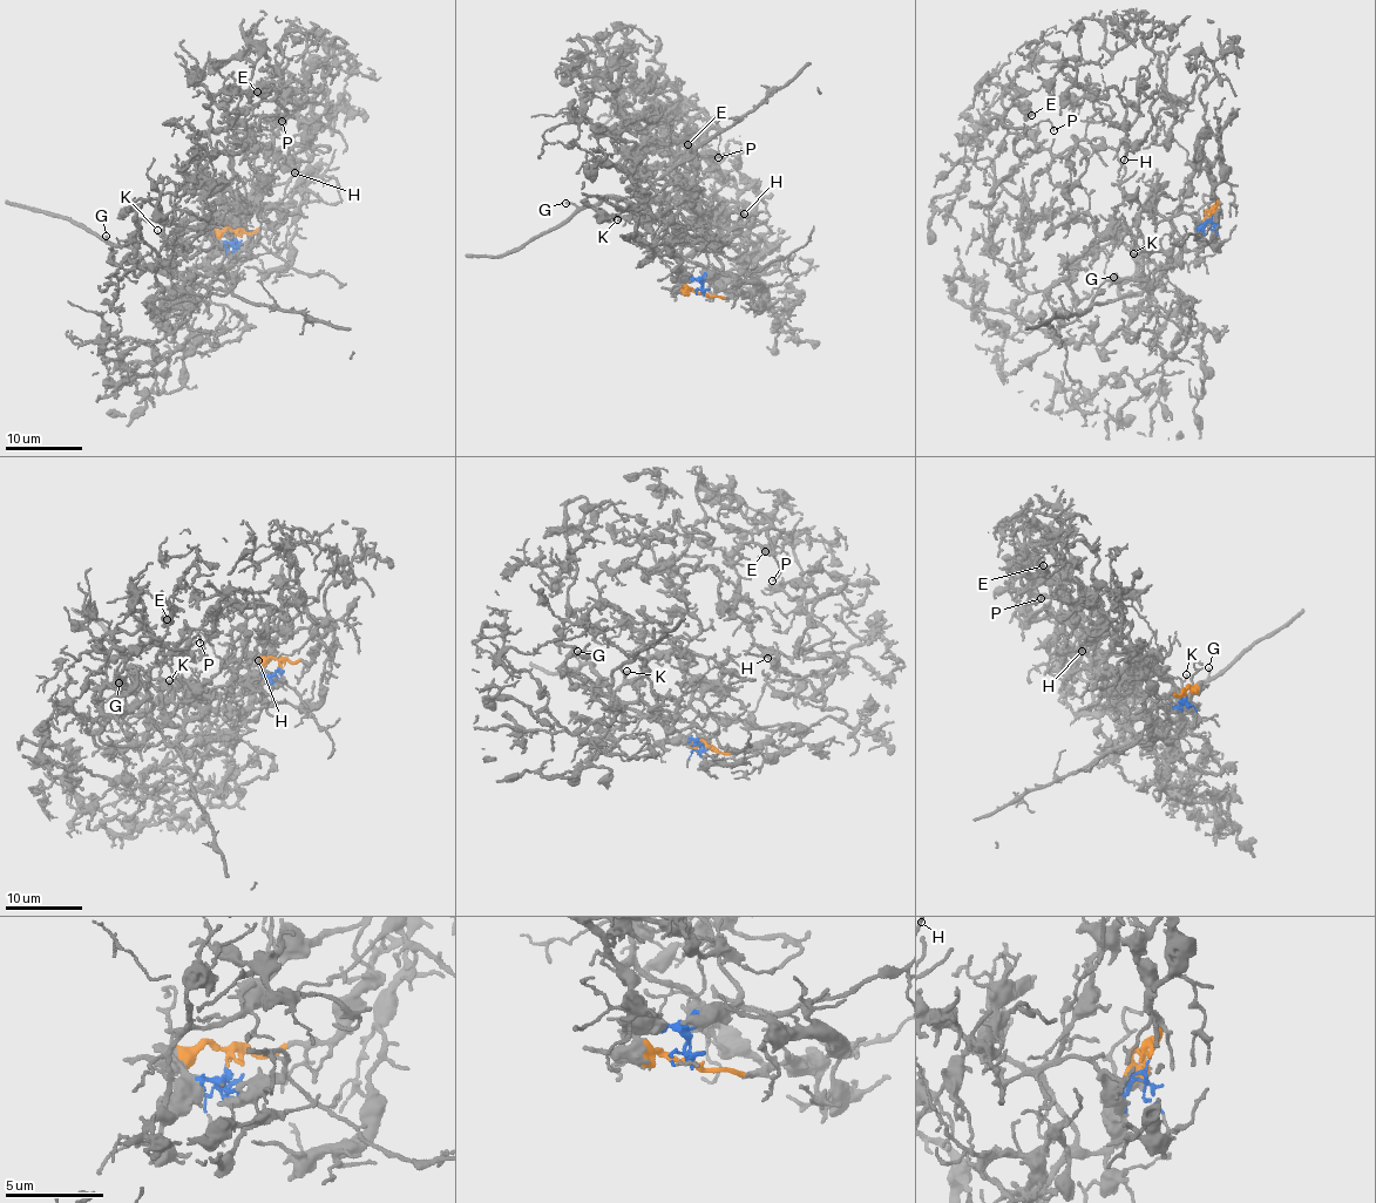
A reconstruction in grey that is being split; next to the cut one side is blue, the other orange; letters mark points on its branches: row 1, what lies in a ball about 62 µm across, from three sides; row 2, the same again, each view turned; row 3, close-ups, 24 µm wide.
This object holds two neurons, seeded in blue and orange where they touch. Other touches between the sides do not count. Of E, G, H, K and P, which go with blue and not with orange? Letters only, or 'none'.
G, K

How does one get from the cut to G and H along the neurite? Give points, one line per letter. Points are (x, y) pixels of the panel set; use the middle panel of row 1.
G: (702, 293), (700, 285), (680, 273), (677, 259), (635, 209), (623, 201), (611, 197), (588, 206), (566, 203)
H: (702, 293), (744, 294), (754, 307), (764, 308), (761, 300), (770, 308), (761, 278), (729, 243), (744, 213)

